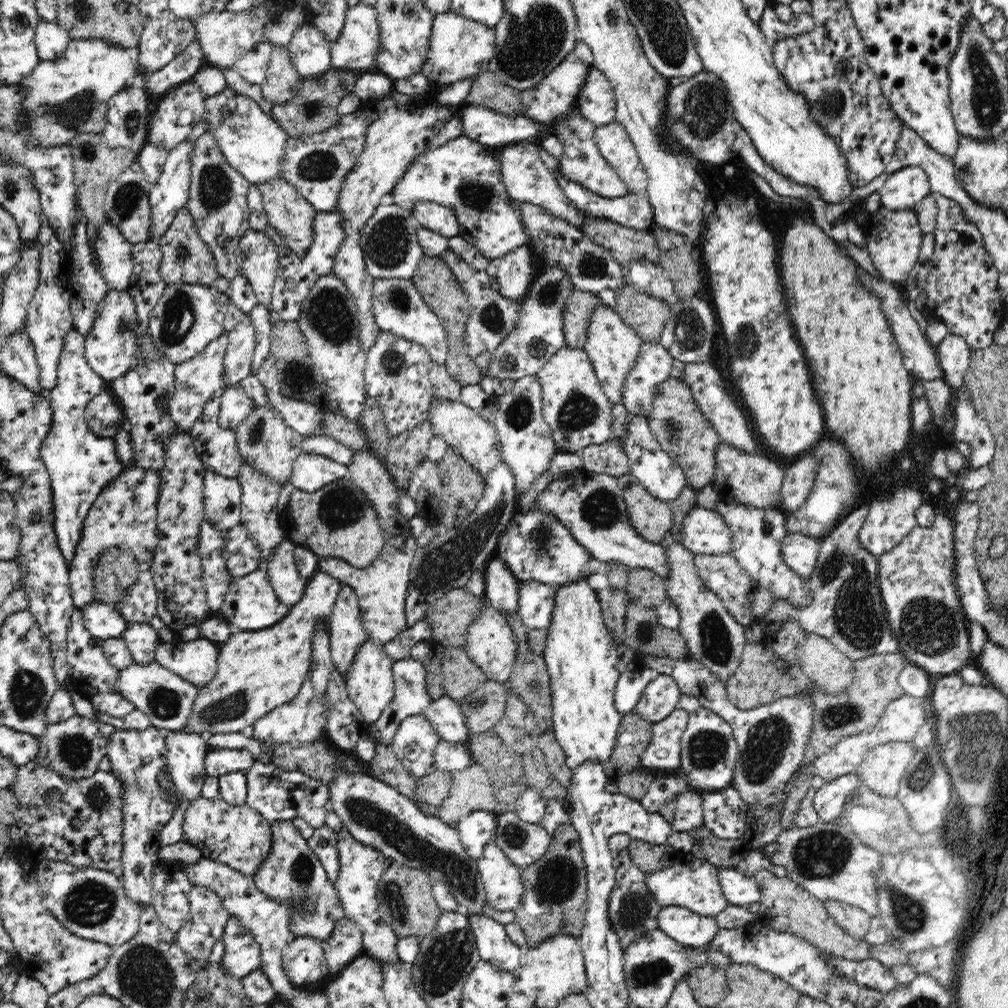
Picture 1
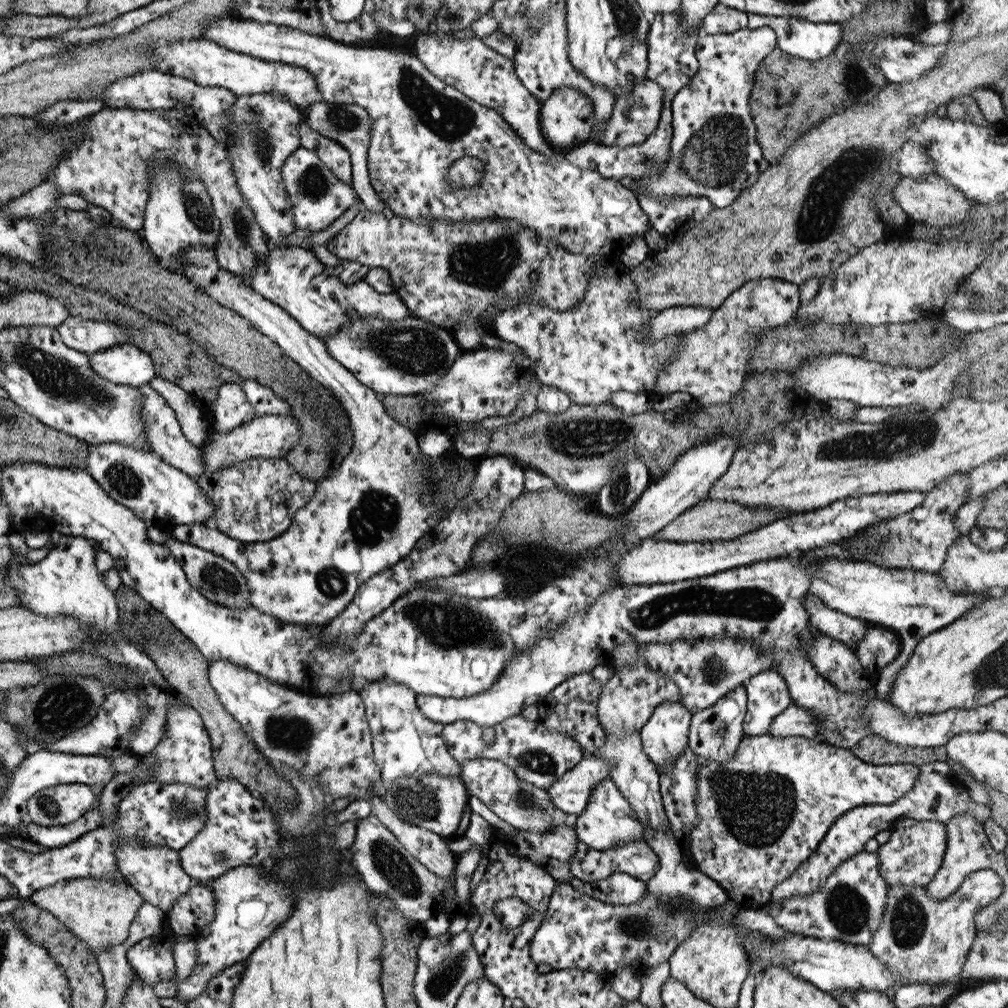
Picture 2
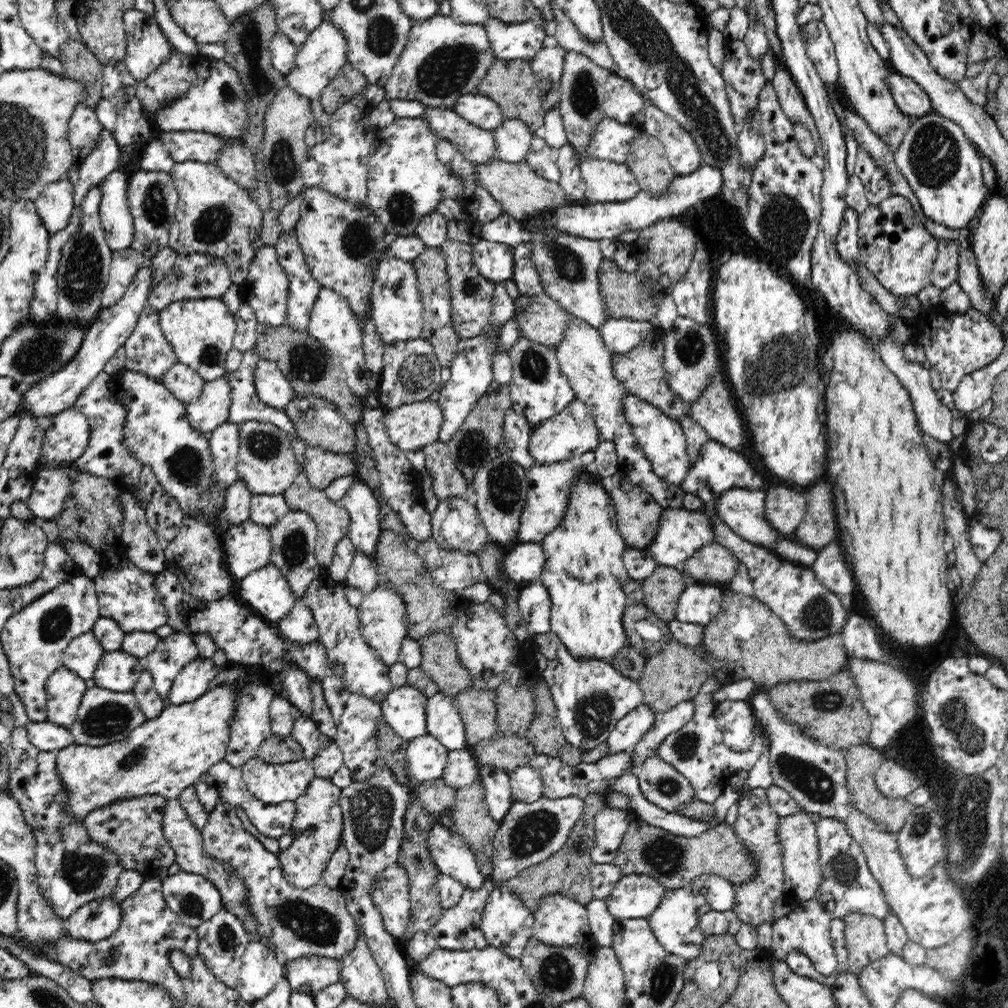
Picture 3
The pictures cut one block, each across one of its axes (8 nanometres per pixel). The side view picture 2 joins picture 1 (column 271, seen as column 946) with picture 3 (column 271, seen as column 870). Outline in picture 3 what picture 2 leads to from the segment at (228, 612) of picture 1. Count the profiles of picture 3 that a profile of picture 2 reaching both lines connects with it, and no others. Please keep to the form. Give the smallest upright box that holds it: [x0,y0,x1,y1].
[235,562,296,625]

